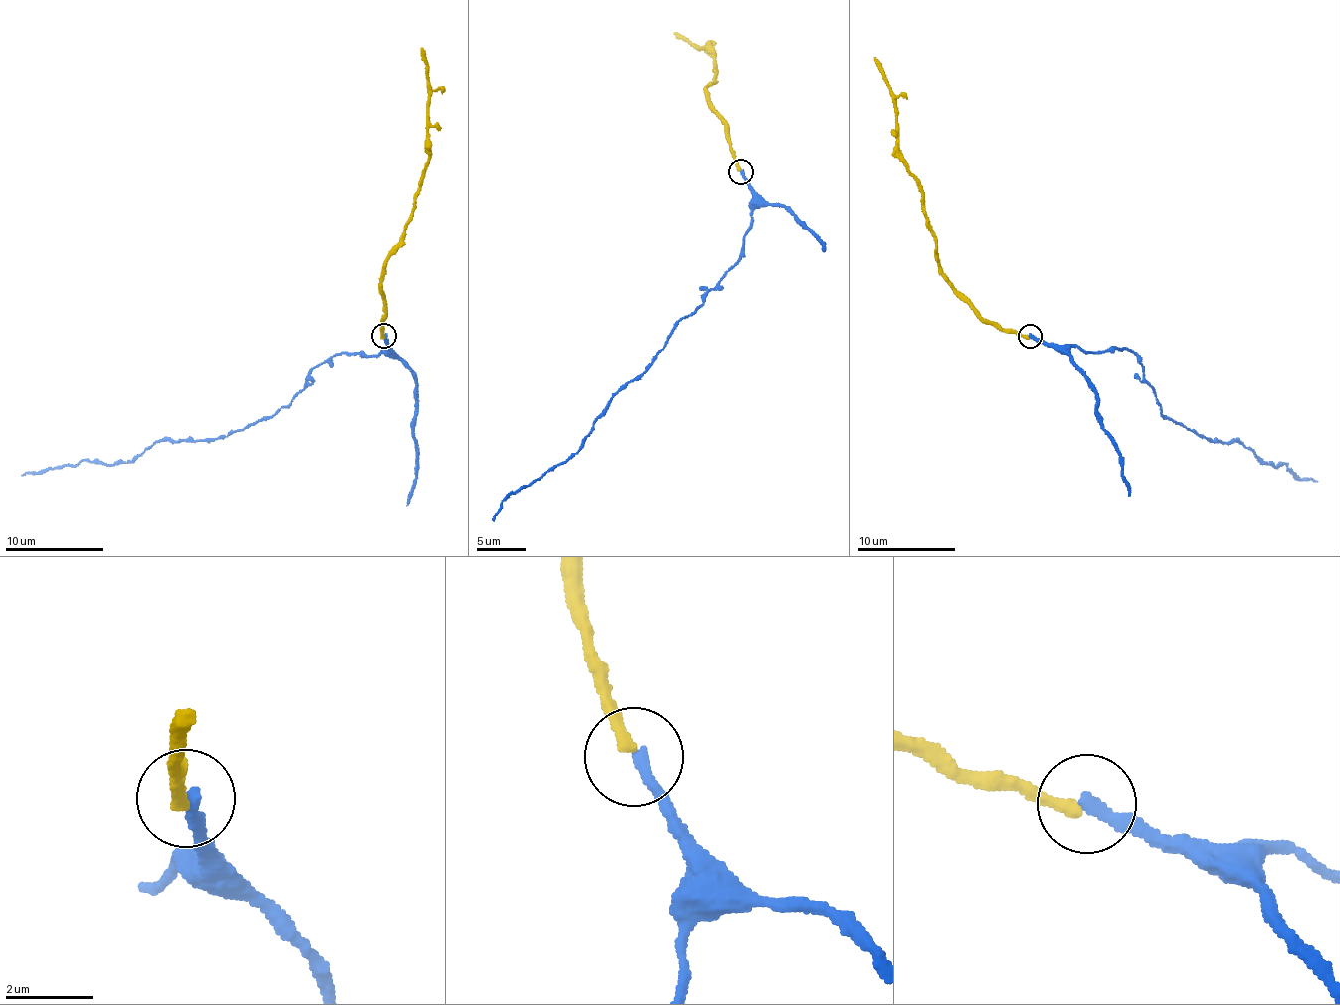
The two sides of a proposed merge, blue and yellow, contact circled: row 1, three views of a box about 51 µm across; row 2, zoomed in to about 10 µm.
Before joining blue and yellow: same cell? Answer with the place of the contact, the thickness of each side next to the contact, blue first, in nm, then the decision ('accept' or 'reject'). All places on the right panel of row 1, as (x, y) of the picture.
at (1030, 336); 300 nm thick on the blue side, 280 nm on the other; accept

